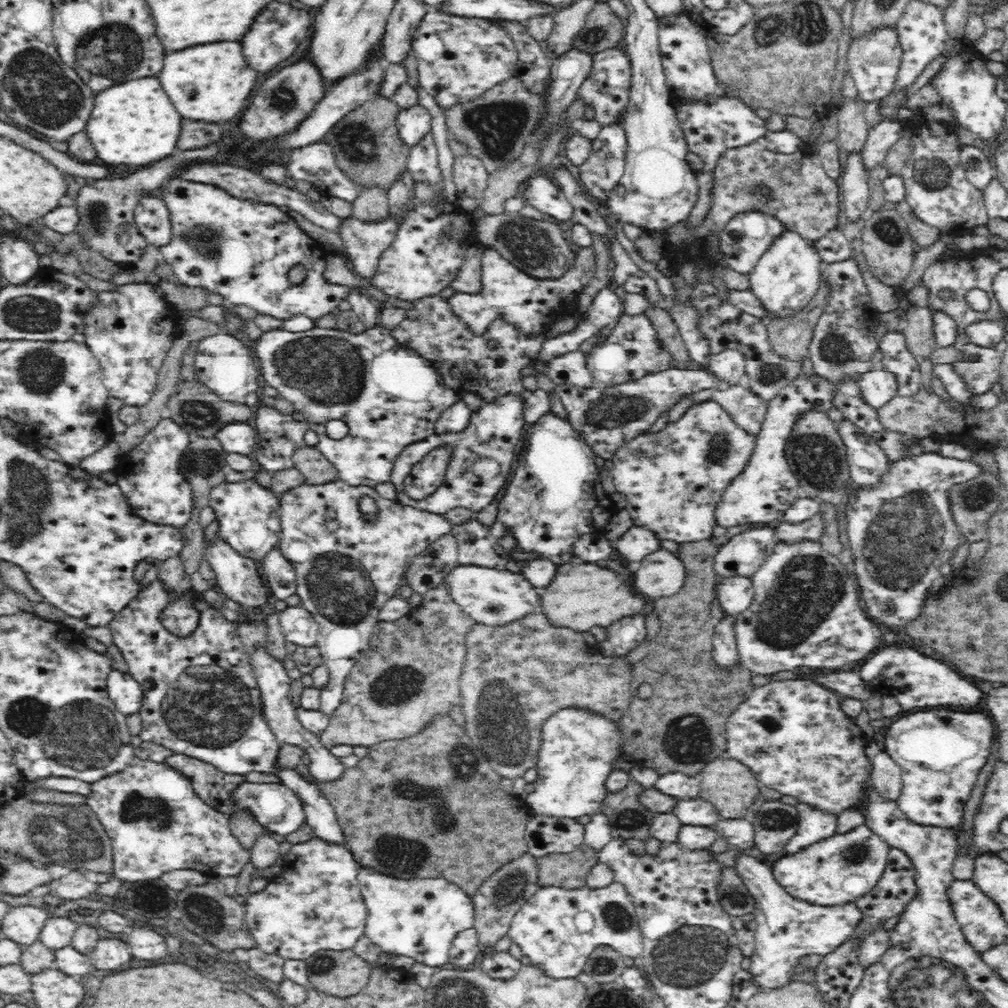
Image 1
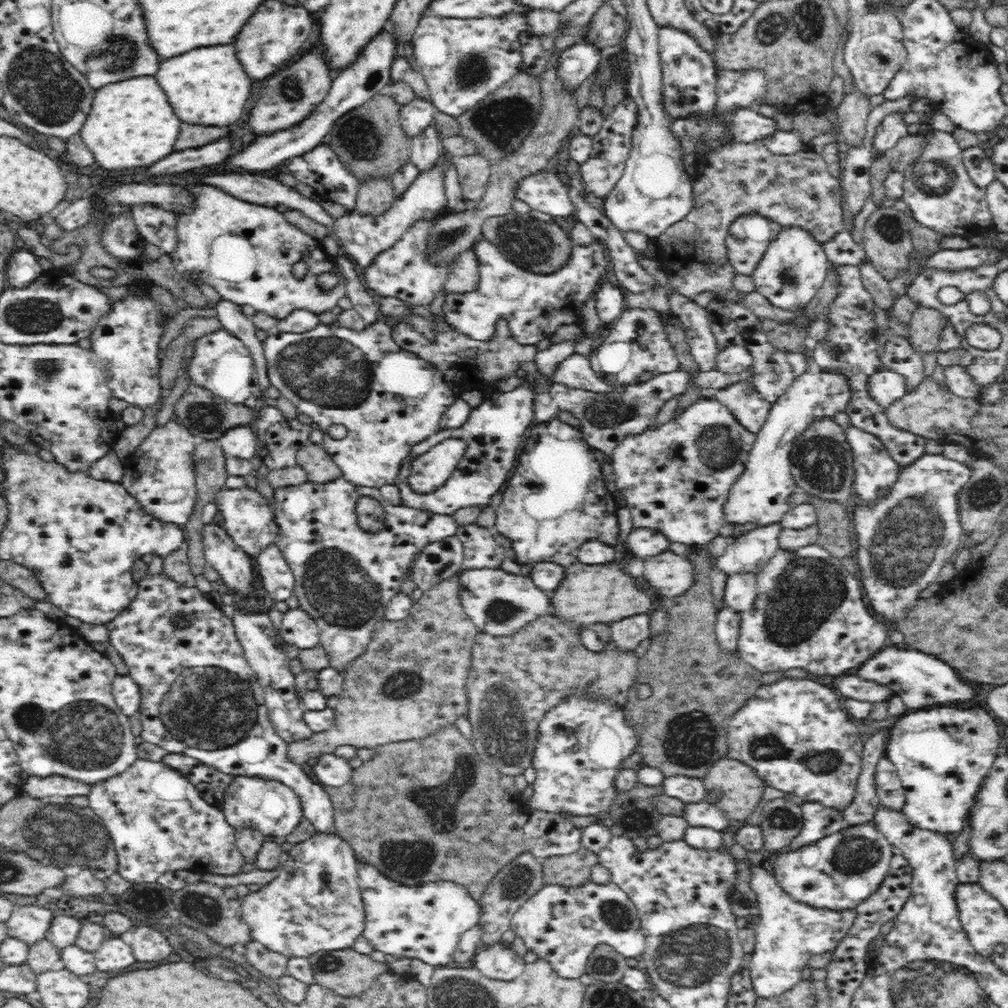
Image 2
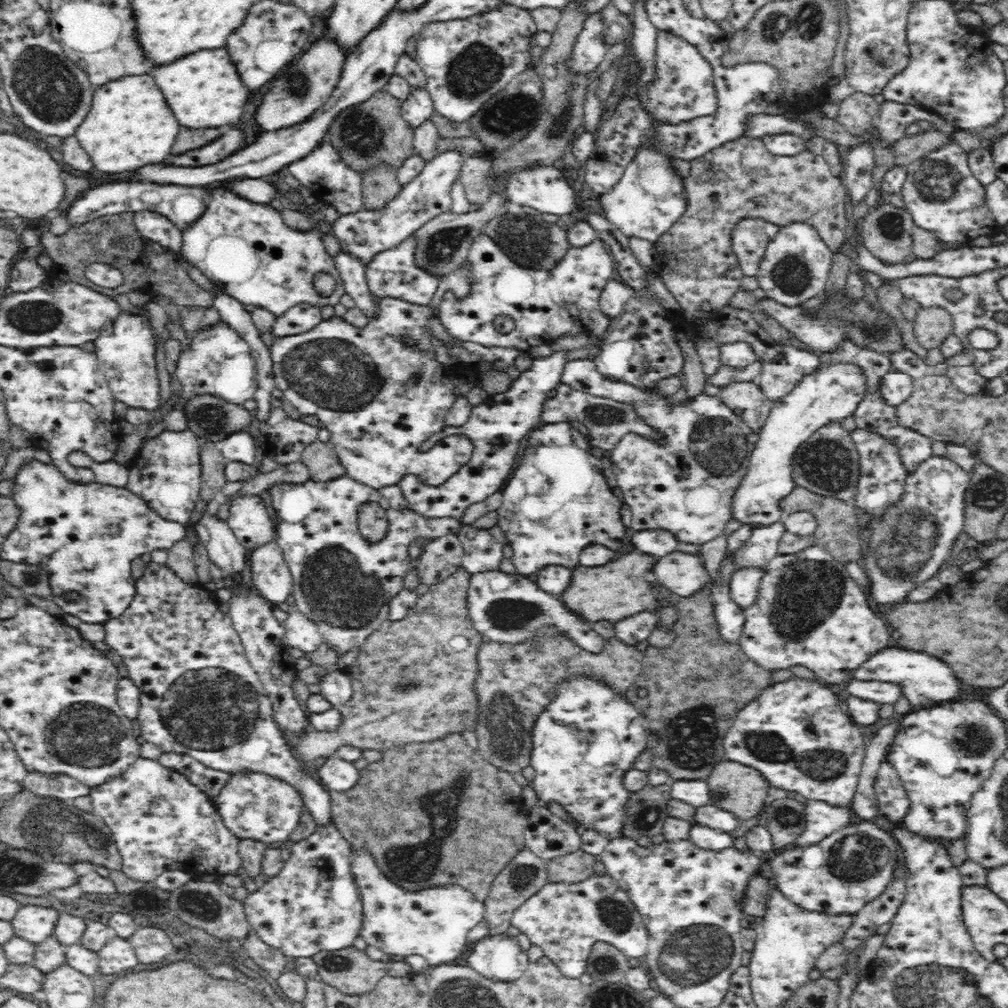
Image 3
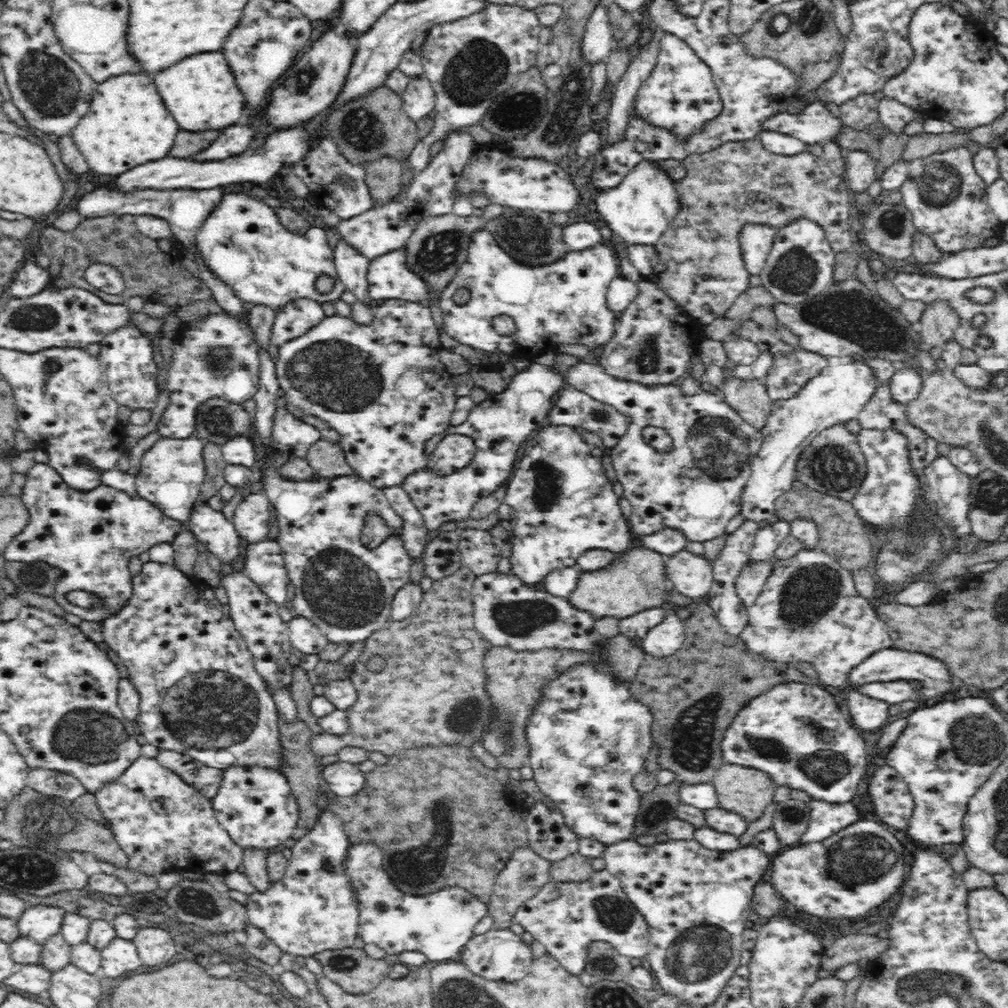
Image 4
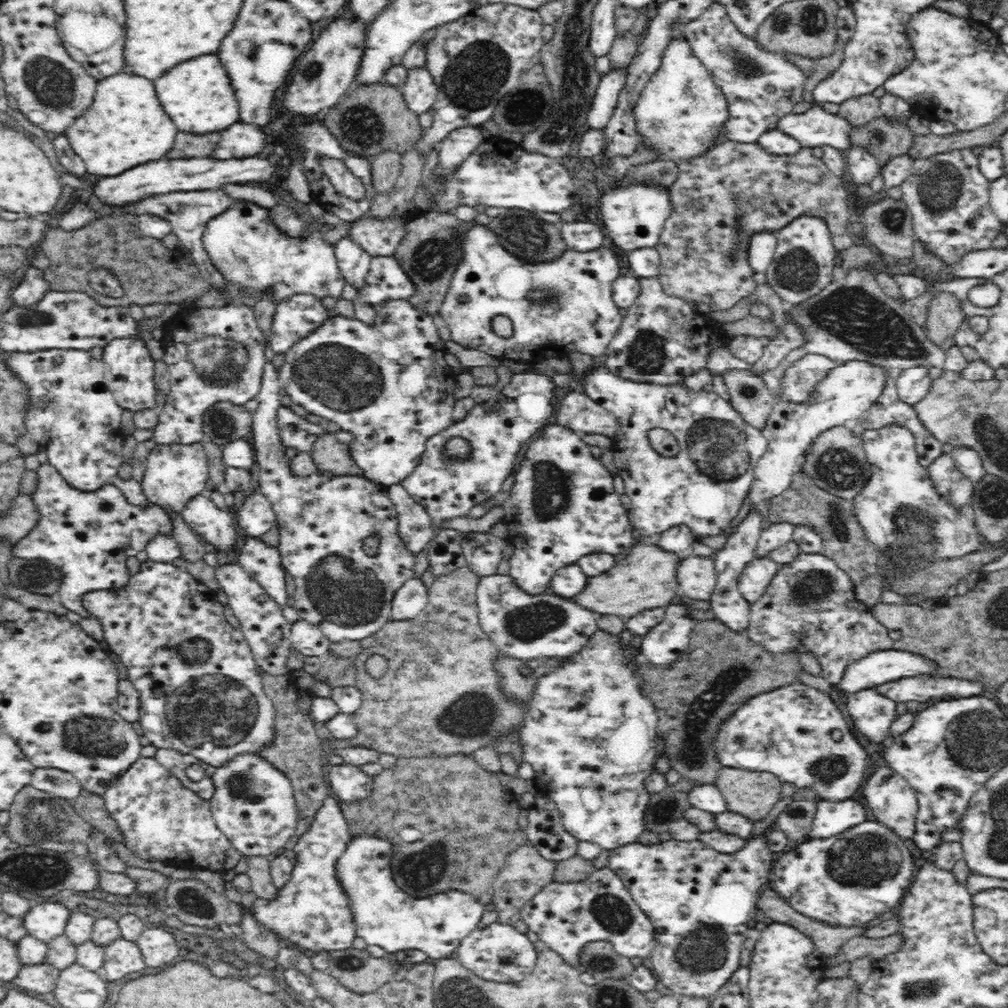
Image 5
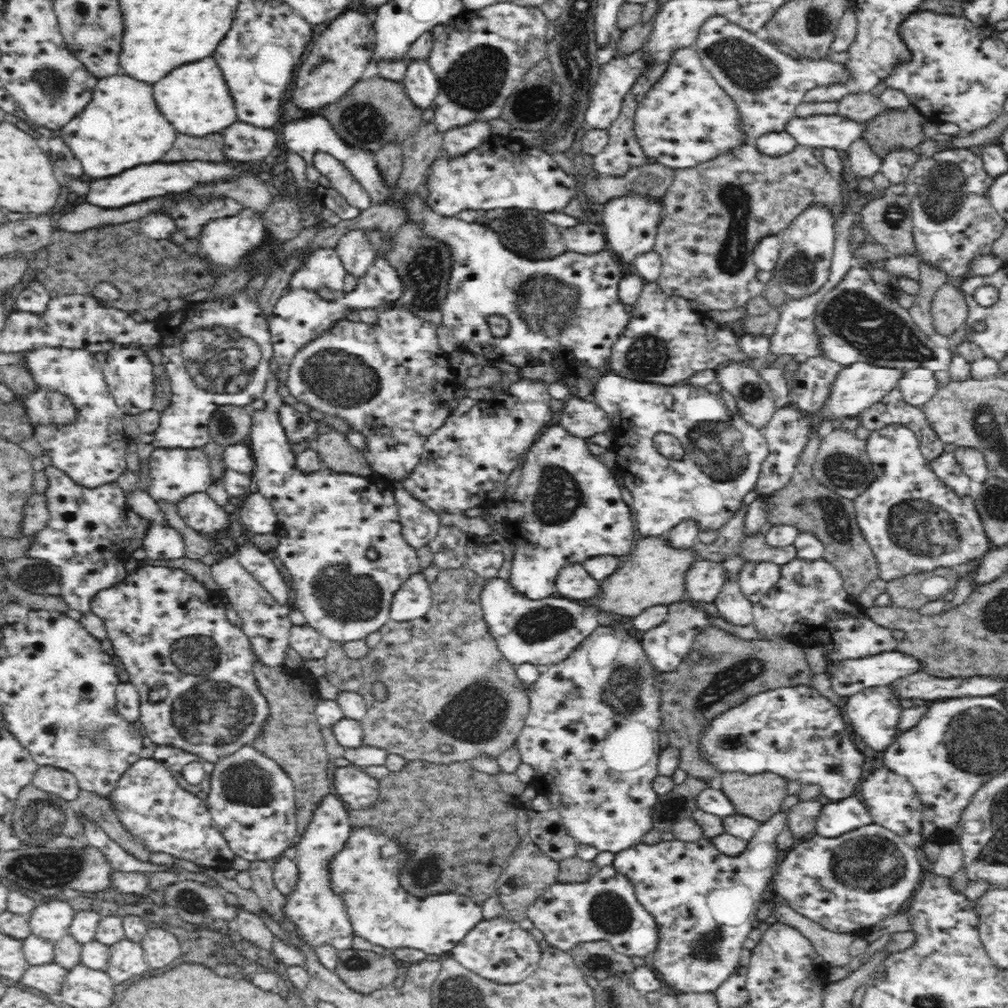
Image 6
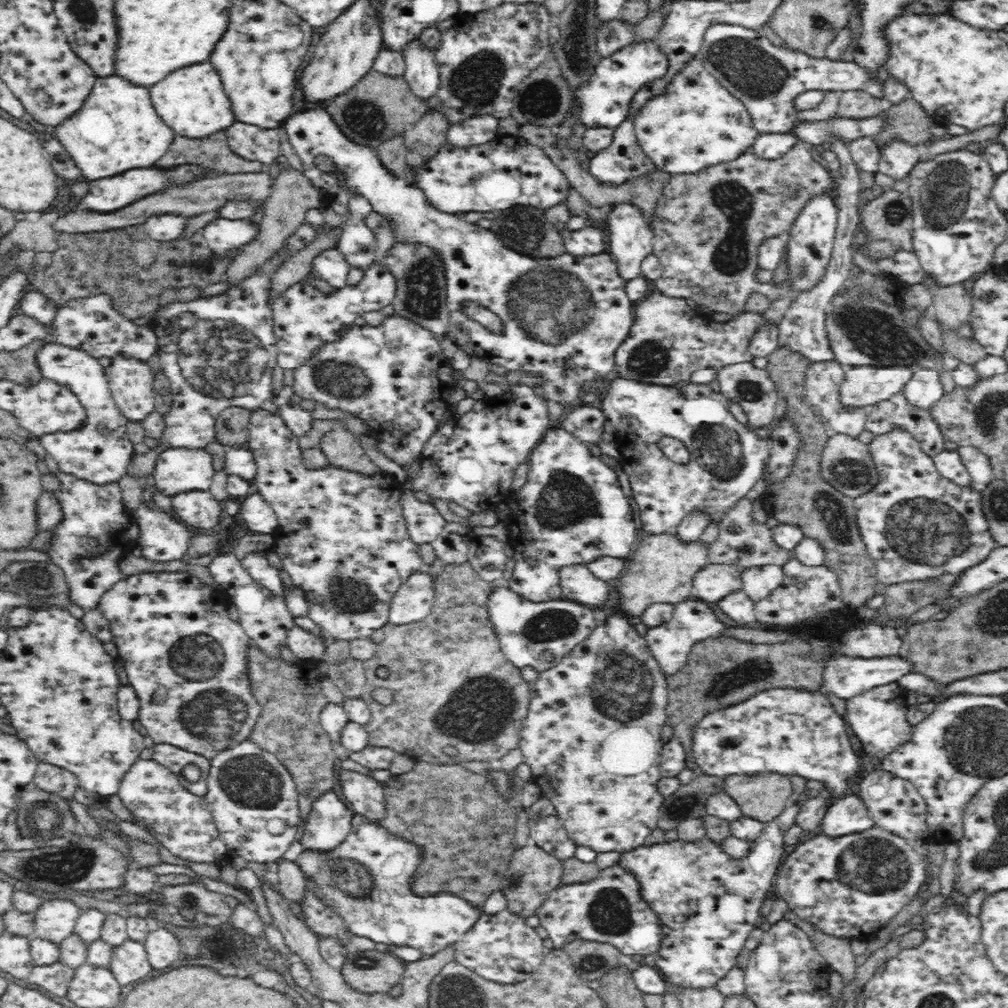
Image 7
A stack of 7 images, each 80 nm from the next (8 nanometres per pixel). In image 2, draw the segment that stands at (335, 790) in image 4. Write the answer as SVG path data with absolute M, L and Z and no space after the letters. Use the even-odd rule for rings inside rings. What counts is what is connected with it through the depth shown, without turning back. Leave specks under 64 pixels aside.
M324 754L318 758L313 767L316 778L323 786L340 787L352 780L352 772L355 769L350 766L346 759L332 754Z

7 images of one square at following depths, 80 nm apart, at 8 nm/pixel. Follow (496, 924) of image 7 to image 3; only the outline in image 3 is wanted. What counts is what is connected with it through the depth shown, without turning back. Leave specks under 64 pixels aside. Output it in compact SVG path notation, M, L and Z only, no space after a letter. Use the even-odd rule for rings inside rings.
M507 933L484 935L467 948L466 964L486 978L500 982L518 980L530 966L516 936Z

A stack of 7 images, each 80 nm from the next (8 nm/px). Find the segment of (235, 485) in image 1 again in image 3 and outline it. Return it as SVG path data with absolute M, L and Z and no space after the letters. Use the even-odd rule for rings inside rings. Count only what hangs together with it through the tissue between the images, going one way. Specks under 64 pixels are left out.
M236 493L228 502L230 517L227 522L247 551L275 540L274 526L262 496Z

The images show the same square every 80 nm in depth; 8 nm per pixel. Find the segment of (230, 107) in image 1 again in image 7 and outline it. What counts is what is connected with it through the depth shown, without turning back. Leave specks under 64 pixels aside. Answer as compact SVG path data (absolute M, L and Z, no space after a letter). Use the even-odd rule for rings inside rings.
M208 62L190 66L190 68L180 68L168 74L160 84L154 84L150 88L150 100L154 104L156 114L162 118L162 122L168 128L172 128L176 136L206 138L214 132L228 128L234 122L220 78L216 76L214 68Z

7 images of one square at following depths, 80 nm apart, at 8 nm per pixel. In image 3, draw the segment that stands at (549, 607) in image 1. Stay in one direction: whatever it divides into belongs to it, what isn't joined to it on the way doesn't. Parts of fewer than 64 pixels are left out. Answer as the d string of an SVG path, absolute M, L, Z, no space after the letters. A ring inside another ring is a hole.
M630 552L614 562L610 562L604 568L576 568L574 580L570 590L562 596L562 600L568 600L576 612L584 612L588 620L622 620L634 613L653 611L659 608L658 600L646 600L646 596L654 598L656 588L644 586L648 584L648 576L654 572L654 566L659 564L659 558L646 552Z

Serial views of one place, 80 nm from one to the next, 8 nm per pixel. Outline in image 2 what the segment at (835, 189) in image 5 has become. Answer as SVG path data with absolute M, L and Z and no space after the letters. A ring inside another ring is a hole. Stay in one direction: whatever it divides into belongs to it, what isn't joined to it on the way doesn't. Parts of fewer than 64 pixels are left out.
M762 140L750 143L726 141L698 156L695 173L690 176L690 180L694 197L690 212L654 240L659 266L667 276L667 288L690 302L694 302L700 294L712 294L713 300L718 300L718 296L734 290L734 278L738 276L738 271L730 263L726 236L732 222L739 217L754 214L777 222L782 227L800 226L810 231L821 243L835 240L836 234L844 230L843 189L840 180L828 170L824 156L814 150L800 151L788 156L776 155L766 148Z

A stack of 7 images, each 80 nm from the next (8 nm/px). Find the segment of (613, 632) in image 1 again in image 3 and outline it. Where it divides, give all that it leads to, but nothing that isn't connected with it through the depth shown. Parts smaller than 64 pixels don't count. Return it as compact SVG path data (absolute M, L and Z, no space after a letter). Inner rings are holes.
M658 609L634 613L632 616L620 620L618 624L614 624L615 636L626 644L636 645L648 638L650 631L658 622L660 622Z

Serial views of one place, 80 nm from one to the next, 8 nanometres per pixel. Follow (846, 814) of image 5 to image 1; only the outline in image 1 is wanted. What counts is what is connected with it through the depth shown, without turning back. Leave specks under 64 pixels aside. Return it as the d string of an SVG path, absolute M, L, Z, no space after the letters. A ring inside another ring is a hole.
M801 803L797 805L798 832L788 841L784 854L798 852L803 848L832 836L838 828L838 815Z

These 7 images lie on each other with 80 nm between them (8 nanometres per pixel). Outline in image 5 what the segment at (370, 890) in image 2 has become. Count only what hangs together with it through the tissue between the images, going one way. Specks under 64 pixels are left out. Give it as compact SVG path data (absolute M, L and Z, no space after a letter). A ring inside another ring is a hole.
M368 832L353 834L344 852L335 864L335 877L341 890L345 892L352 911L355 934L364 938L365 942L374 946L381 946L388 953L400 950L422 950L429 956L430 962L434 958L445 959L455 954L456 947L461 940L480 925L484 904L466 892L436 893L434 896L414 898L404 892L394 880L392 873L392 842L384 837L372 835Z

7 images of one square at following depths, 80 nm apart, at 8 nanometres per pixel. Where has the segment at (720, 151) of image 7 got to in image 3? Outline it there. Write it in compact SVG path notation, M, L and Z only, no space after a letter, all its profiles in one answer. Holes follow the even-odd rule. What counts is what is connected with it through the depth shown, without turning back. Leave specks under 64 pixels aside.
M660 33L657 36L655 54L654 80L635 91L640 108L644 109L652 121L676 126L716 113L719 102L713 82L713 69L696 47L688 45L678 36Z

